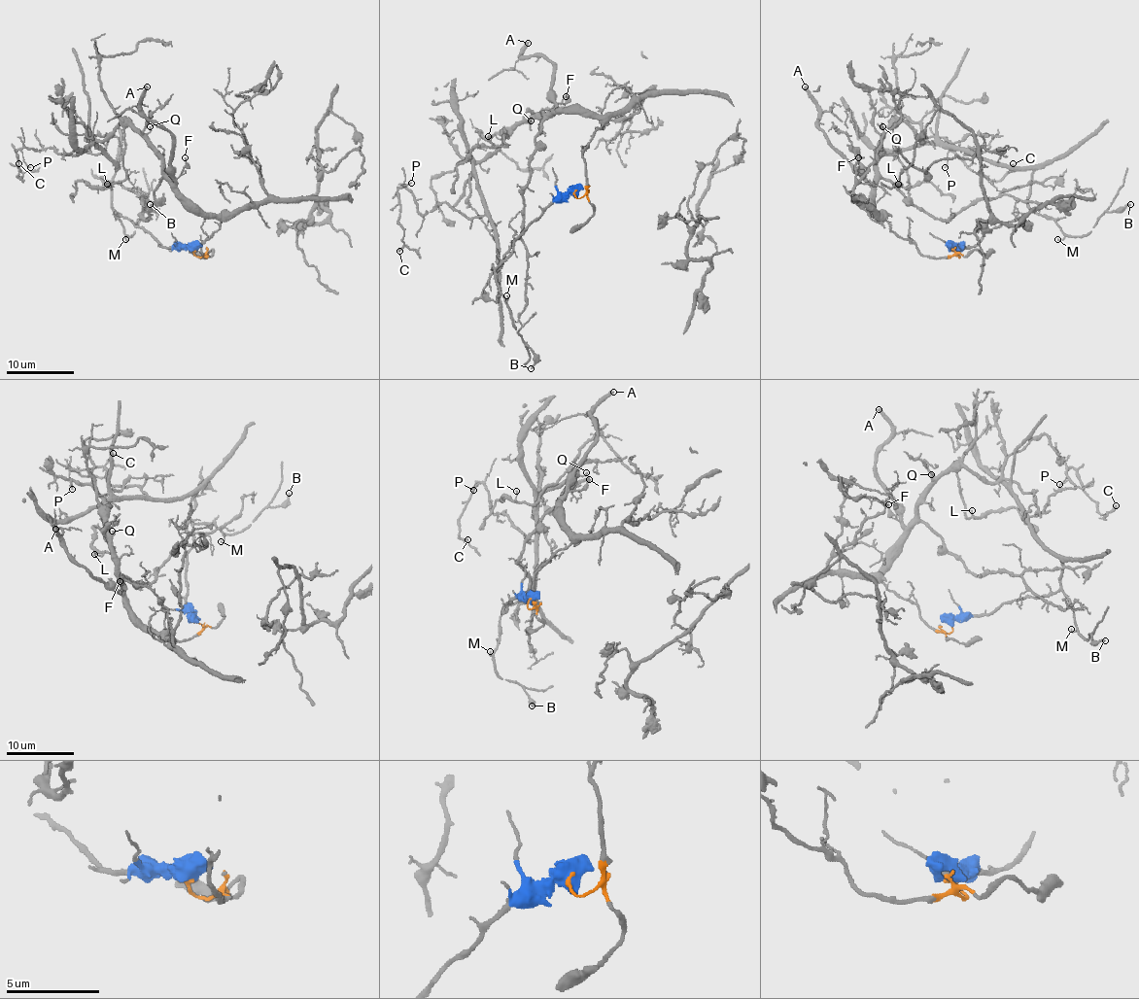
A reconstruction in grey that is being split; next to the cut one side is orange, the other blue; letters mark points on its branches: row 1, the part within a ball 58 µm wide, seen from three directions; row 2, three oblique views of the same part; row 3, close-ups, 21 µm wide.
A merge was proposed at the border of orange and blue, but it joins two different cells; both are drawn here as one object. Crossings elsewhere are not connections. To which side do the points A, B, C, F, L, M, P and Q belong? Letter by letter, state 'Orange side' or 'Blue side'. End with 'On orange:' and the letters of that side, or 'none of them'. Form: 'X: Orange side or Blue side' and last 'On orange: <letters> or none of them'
A: Orange side
B: Blue side
C: Blue side
F: Orange side
L: Orange side
M: Blue side
P: Blue side
Q: Orange side
On orange: A, F, L, Q

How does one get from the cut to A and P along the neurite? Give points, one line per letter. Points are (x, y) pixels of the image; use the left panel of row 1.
A: (194, 251), (204, 256), (201, 246), (221, 221), (179, 191), (172, 136), (142, 110), (147, 86)
P: (194, 251), (165, 249), (116, 210), (112, 189), (117, 170), (103, 155), (21, 150), (29, 166)

